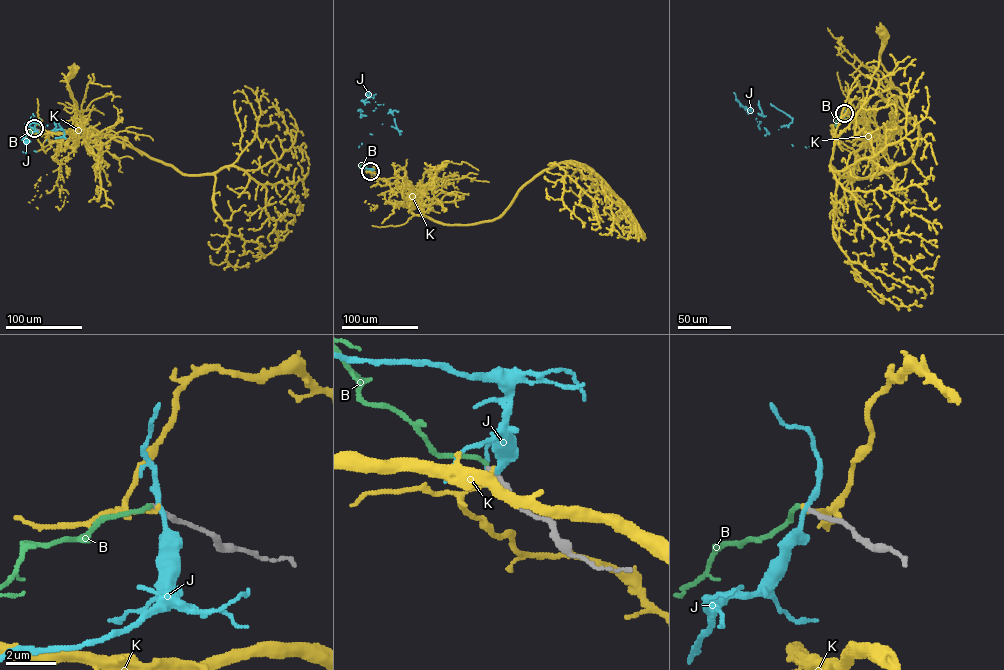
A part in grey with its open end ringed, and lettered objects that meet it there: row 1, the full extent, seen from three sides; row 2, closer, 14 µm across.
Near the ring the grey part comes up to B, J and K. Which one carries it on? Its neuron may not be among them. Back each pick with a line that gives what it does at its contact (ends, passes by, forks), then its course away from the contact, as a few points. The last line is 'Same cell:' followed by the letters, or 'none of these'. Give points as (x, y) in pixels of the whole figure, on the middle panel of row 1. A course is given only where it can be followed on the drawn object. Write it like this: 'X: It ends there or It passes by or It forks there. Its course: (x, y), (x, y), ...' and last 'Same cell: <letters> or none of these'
B: It ends there
Same cell: B

